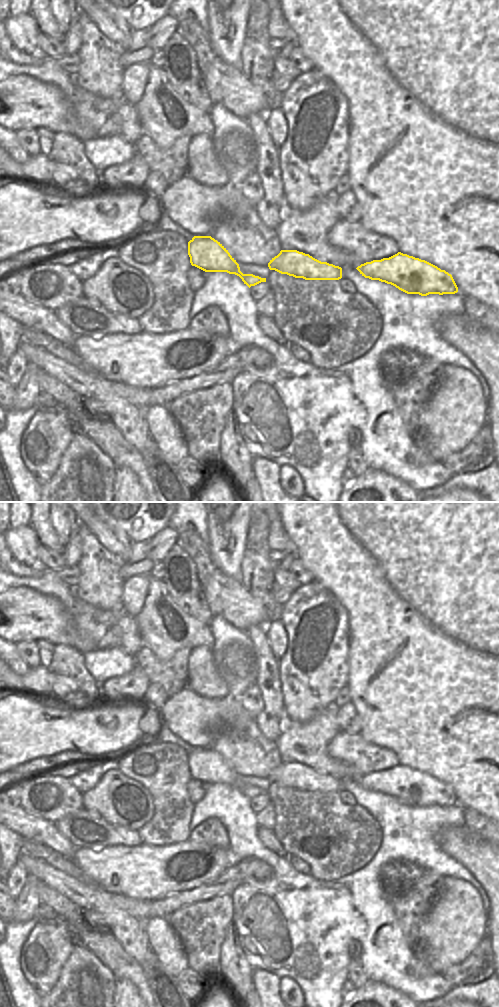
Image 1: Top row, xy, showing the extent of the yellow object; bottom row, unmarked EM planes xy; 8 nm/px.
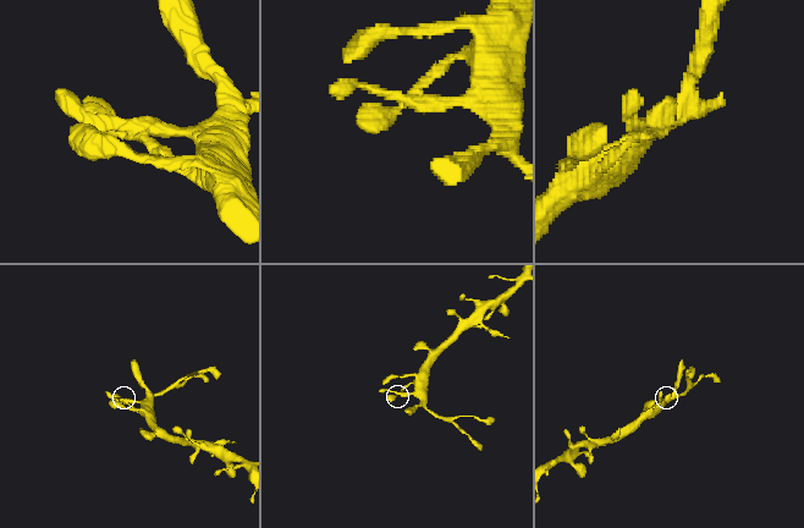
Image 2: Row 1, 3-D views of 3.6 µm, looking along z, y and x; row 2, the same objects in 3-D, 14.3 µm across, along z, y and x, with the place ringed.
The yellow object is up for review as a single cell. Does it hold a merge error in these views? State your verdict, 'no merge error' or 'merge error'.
no merge error

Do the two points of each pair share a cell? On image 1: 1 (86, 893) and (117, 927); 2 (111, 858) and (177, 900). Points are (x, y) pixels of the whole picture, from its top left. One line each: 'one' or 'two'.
1: one
2: two

